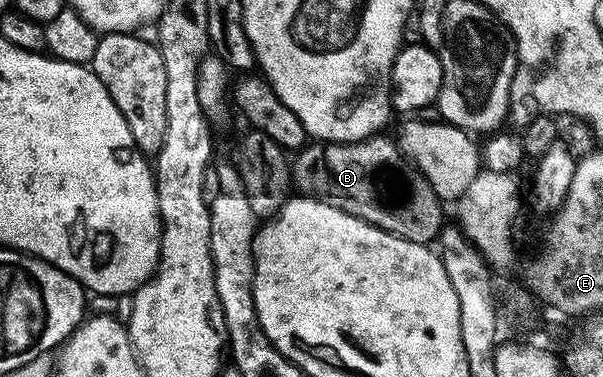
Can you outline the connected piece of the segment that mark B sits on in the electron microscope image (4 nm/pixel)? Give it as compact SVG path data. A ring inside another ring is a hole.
M384 135L366 141L305 144L295 154L291 167L292 184L303 196L341 209L410 243L435 242L446 224L445 206L438 194L414 164L406 164L397 142L387 141ZM396 173L400 173L400 177Z

